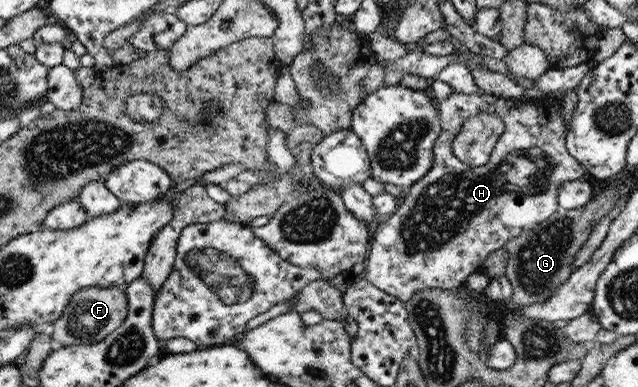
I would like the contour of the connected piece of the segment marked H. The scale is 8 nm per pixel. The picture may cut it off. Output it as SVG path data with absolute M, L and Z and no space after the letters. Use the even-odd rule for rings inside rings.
M483 93L450 95L436 104L442 129L433 148L433 167L420 181L409 186L404 202L398 210L378 220L368 244L365 278L384 294L408 302L417 292L426 288L452 290L464 286L466 278L482 270L484 260L493 251L504 247L513 237L520 235L560 209L558 189L560 183L586 178L584 167L568 152L565 145L566 124L562 118L561 102L543 98L539 102L526 102L521 98L502 98ZM478 113L490 113L504 121L505 130L496 142L491 162L471 167L456 158L452 141L462 123Z

